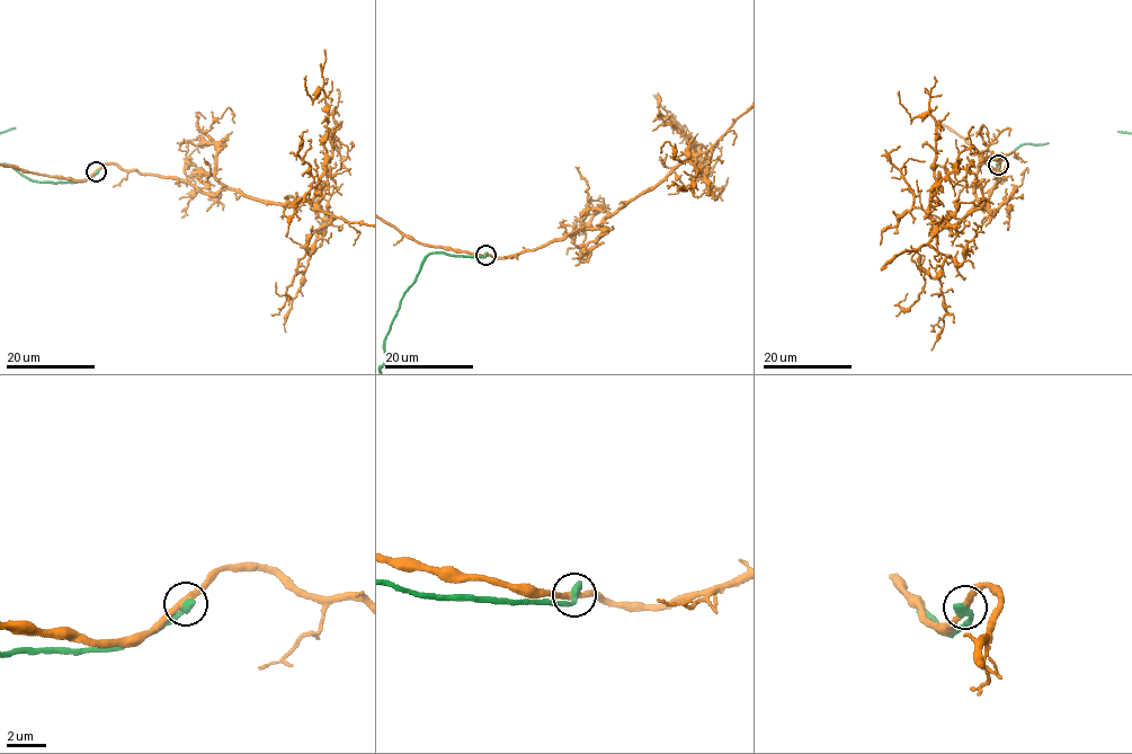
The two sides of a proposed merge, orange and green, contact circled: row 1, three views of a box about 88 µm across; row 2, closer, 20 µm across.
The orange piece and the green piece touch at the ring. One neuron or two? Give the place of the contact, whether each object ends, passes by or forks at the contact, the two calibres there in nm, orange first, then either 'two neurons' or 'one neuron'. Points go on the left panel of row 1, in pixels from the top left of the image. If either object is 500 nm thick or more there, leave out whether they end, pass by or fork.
place (96, 171); orange passes by; green ends; calibres 320 and 480 nm; two neurons

